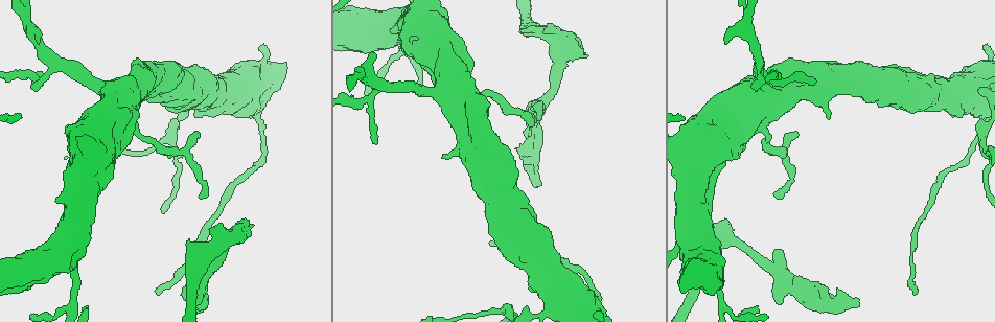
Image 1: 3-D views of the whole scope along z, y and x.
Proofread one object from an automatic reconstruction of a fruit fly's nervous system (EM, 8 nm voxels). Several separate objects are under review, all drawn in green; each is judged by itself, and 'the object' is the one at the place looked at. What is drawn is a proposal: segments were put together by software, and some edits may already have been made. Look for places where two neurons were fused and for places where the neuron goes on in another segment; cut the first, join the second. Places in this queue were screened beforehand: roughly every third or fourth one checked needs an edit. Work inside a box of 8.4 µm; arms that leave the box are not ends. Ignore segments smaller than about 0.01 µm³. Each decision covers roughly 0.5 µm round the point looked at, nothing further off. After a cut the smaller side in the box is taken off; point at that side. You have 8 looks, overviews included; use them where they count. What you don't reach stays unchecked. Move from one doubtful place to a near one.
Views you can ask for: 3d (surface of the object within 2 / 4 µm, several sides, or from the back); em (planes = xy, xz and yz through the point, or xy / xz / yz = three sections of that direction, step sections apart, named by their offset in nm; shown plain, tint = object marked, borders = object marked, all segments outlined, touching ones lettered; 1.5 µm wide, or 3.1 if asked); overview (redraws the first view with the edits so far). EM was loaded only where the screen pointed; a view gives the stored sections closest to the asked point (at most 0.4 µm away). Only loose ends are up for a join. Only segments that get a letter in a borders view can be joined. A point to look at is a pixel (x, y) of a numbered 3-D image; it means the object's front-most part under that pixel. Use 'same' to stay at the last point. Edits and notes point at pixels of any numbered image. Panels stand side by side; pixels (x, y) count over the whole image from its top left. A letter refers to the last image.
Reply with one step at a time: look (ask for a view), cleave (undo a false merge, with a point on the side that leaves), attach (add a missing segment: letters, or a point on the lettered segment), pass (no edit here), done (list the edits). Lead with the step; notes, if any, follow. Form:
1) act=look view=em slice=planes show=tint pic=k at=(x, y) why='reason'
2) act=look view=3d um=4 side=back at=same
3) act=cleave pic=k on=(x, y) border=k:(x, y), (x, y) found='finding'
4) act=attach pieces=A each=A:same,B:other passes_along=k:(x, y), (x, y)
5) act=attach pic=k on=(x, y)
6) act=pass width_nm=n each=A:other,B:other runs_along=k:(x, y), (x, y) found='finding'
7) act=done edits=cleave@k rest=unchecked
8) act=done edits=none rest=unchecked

act=look view=3d um=2 pic=1 at=(778, 304) why='an open end'

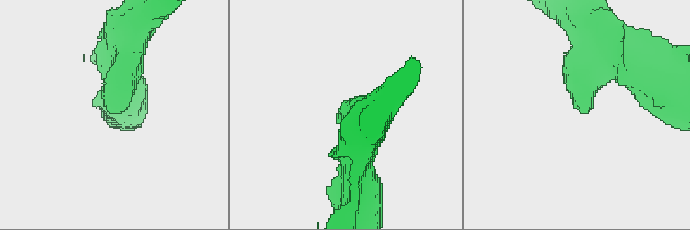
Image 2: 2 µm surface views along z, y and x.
act=look view=em slice=xy step=8 show=borders pic=2 at=(341, 116)

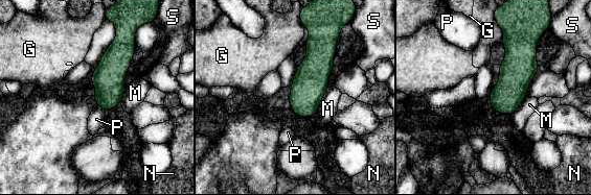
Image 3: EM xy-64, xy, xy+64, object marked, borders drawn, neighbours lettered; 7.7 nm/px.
act=look view=em slice=xz step=4 show=borders at=same why='another direction'

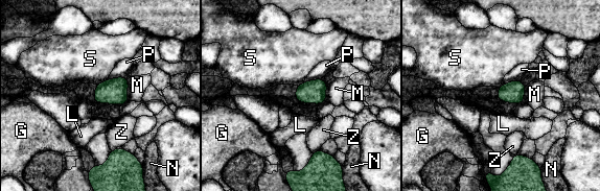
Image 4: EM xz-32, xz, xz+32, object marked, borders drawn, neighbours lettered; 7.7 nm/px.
act=pass longest_contact=M:180nm each=G:other,L:other,M:other,N:other,P:other,S:other,Z:other found='none of them fits'

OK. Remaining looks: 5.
act=look view=em um=3.1 slice=planes show=borders pic=1 at=(205, 252) why='branch point'

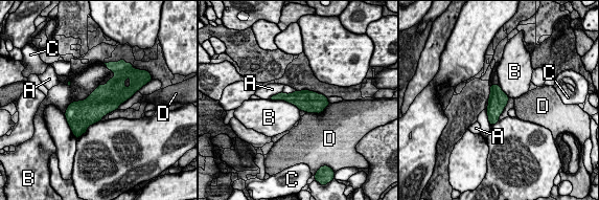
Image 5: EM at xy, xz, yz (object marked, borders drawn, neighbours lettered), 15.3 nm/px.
act=pass each=A:other,B:other,C:other,D:other border=5:(98, 84), (64, 112) found='all the same neuron'

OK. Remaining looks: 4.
act=look view=3d um=2 pic=1 at=(537, 187) why='branch stops here'

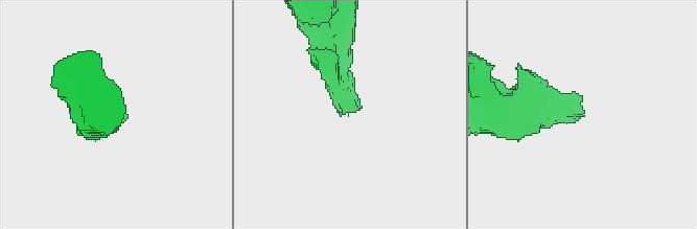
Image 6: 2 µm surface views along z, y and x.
act=look view=em slice=planes show=plain pic=6 at=(582, 98)

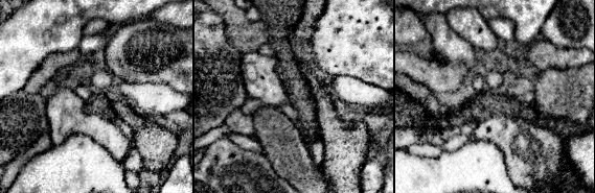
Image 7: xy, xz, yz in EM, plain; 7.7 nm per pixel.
act=look view=em slice=planes show=borders at=same

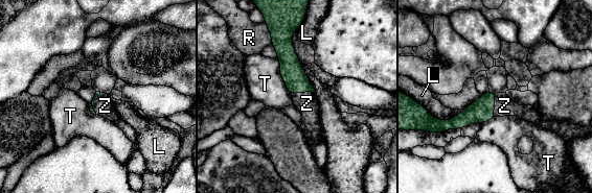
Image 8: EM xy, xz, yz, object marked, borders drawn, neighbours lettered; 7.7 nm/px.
act=attach pieces=Z longest_contact=T:320nm each=L:other,R:other,T:other,Z:same found='it goes on there'

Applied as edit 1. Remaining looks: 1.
act=done edits=attach@8 rest=unchecked

